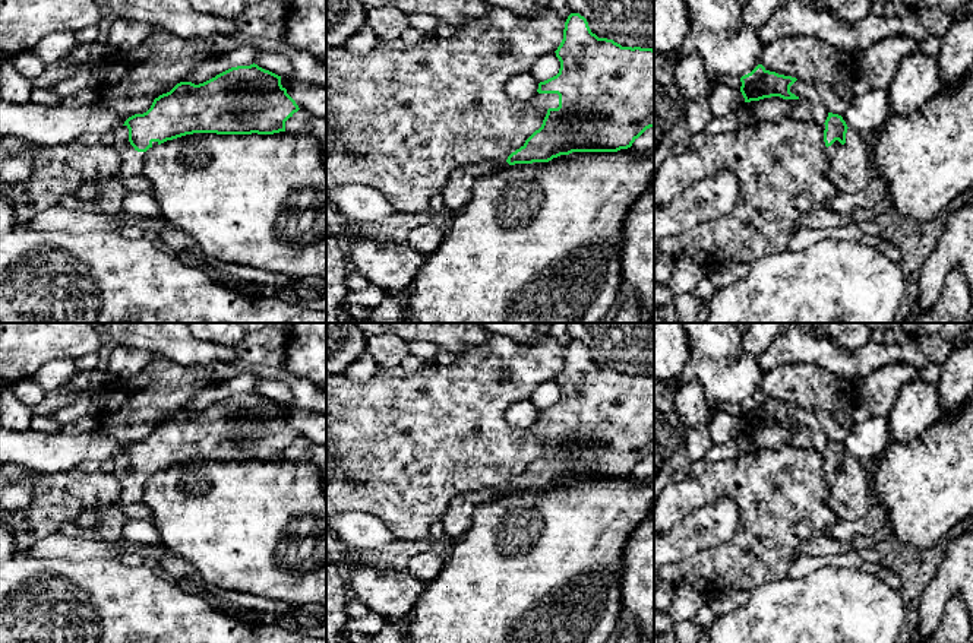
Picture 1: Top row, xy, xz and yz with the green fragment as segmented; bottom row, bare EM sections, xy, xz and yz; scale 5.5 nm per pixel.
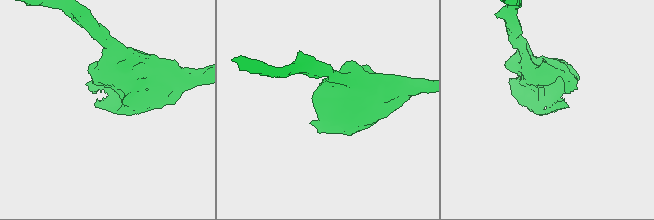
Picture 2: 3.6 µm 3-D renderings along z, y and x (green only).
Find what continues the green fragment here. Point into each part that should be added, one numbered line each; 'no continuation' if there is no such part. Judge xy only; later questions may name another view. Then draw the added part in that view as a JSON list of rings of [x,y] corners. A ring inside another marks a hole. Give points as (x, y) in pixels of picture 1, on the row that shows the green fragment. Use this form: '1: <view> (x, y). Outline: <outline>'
1: xy (130, 173). Outline: [[[127,126],[114,129],[114,148],[120,156],[117,171],[120,181],[129,191],[151,191],[152,184],[143,174],[145,152],[138,152],[129,142]]]

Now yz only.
1: yz (850, 171). Outline: [[[847,129],[844,145],[835,140],[828,146],[827,155],[830,161],[828,177],[840,191],[859,193],[872,180],[869,149],[863,136],[854,129]]]

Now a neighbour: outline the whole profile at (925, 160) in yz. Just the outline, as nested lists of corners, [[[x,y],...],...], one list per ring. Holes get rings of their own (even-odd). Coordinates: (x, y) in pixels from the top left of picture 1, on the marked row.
[[[973,70],[955,88],[942,88],[912,115],[891,114],[869,151],[890,203],[909,219],[931,221],[953,199],[973,186]]]

